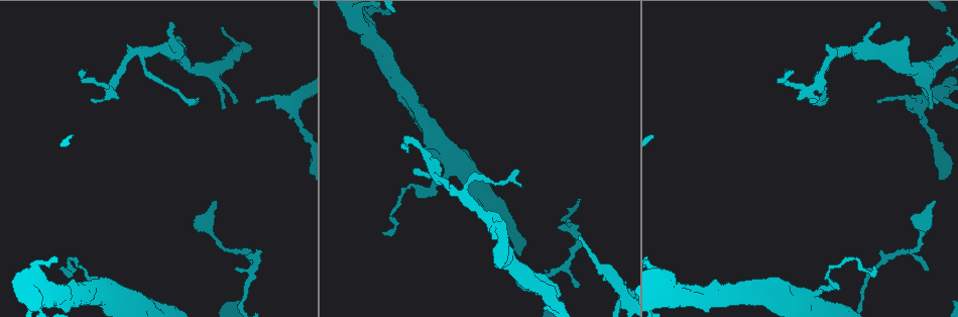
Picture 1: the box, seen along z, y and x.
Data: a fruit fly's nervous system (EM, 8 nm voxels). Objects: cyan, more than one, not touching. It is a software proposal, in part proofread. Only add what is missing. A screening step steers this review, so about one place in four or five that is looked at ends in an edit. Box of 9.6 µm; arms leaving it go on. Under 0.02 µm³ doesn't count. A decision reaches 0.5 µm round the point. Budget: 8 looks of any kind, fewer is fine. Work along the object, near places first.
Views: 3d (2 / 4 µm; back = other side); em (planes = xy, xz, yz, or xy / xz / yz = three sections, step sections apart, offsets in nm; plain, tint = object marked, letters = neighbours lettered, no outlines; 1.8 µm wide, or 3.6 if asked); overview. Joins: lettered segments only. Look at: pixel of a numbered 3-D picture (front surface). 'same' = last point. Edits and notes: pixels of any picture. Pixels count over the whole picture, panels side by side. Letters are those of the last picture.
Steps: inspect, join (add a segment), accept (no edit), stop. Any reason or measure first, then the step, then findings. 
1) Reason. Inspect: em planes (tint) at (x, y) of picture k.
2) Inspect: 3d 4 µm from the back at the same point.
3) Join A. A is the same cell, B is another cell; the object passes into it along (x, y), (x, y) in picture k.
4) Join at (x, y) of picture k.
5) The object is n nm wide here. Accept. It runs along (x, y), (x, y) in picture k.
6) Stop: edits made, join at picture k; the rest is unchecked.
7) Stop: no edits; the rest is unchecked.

Thin end. Inspect: 3d 4 µm at (545, 307) of picture 1.

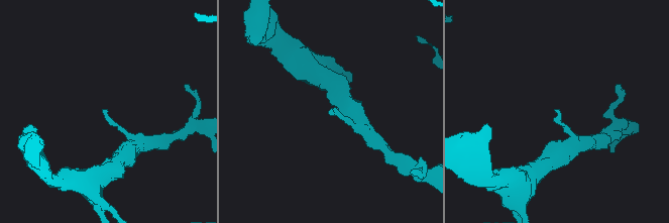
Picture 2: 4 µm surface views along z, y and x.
Inspect: em planes (letters) at (106, 110) of picture 2.

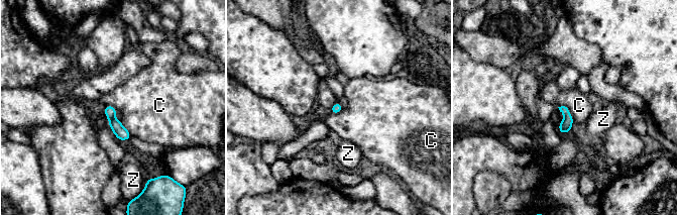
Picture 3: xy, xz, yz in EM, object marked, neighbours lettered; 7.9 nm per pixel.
Accept. C and Z are other cells; none of them fits.

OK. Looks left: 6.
An open end. Inspect: em yz step 8 (tint) at (580, 238) of picture 1.

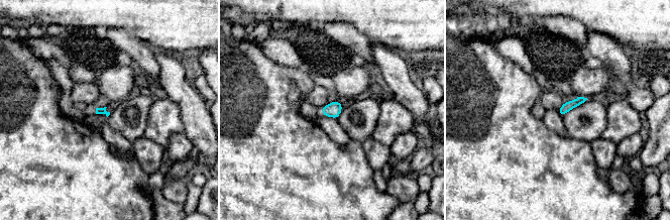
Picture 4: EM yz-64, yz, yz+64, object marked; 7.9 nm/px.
Inspect: em planes (letters) at the same point.

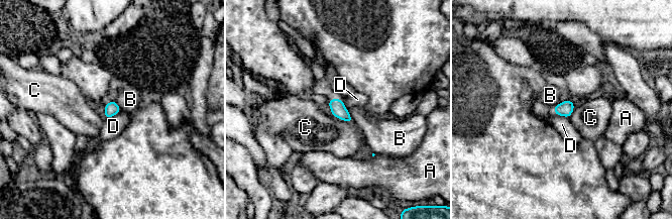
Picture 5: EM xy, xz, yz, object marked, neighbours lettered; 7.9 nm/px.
Accept. A, B, C and D are other cells; a border runs along (122, 110), (106, 118) in picture 5; no lettered segment goes on from it.

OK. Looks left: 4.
Thin end. Inspect: em planes (letters) at (558, 228) of picture 1.

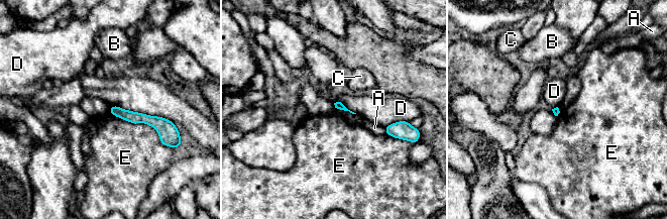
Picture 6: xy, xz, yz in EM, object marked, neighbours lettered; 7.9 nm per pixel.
The longest contact is with E, 550 nm. Accept. A, B, C, D and E are other cells; it runs along (111, 109), (132, 117), (167, 122) in picture 6; no lettered segment goes on from it.

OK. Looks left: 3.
Stop: no edits; the rest is unchecked.

